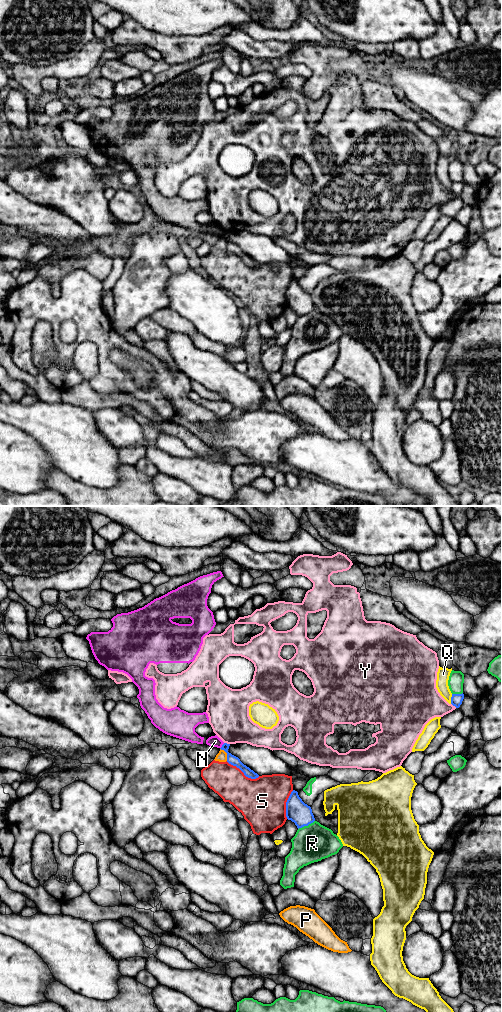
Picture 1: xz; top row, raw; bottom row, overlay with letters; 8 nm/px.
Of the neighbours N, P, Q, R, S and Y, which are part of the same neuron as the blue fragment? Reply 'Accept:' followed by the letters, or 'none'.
Accept: none

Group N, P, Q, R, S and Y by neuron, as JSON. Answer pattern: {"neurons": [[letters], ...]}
{"neurons": [["N"], ["P"], ["Q"], ["R"], ["S"], ["Y"]]}

